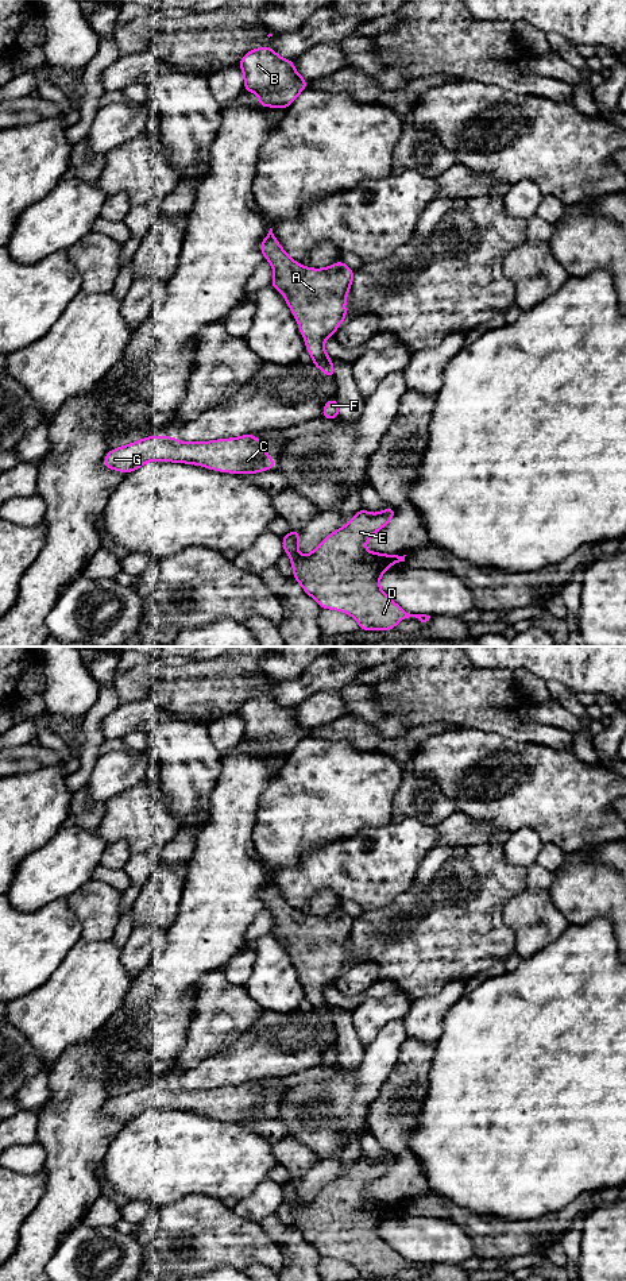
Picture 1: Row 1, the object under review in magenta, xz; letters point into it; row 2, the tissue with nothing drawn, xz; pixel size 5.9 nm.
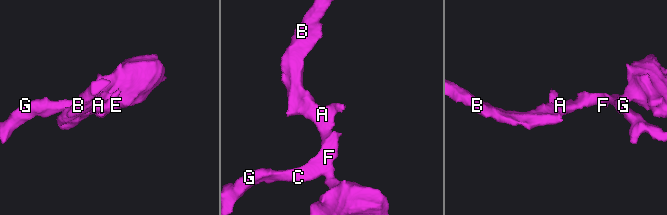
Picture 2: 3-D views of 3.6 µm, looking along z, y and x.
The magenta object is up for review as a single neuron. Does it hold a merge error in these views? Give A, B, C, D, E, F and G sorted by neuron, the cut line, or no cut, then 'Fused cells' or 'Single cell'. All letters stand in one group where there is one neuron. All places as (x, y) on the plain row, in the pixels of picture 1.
Groups: A B C D E F G. No split. Single cell

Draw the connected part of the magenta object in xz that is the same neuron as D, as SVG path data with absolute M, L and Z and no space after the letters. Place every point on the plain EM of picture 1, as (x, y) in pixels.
M363 1155L347 1170L326 1184L312 1201L298 1201L301 1178L282 1185L283 1199L290 1204L294 1227L313 1245L321 1257L333 1257L352 1263L367 1280L394 1277L409 1265L421 1270L430 1263L406 1261L379 1235L385 1219L405 1204L368 1200L364 1192L395 1164L395 1155L372 1162Z

